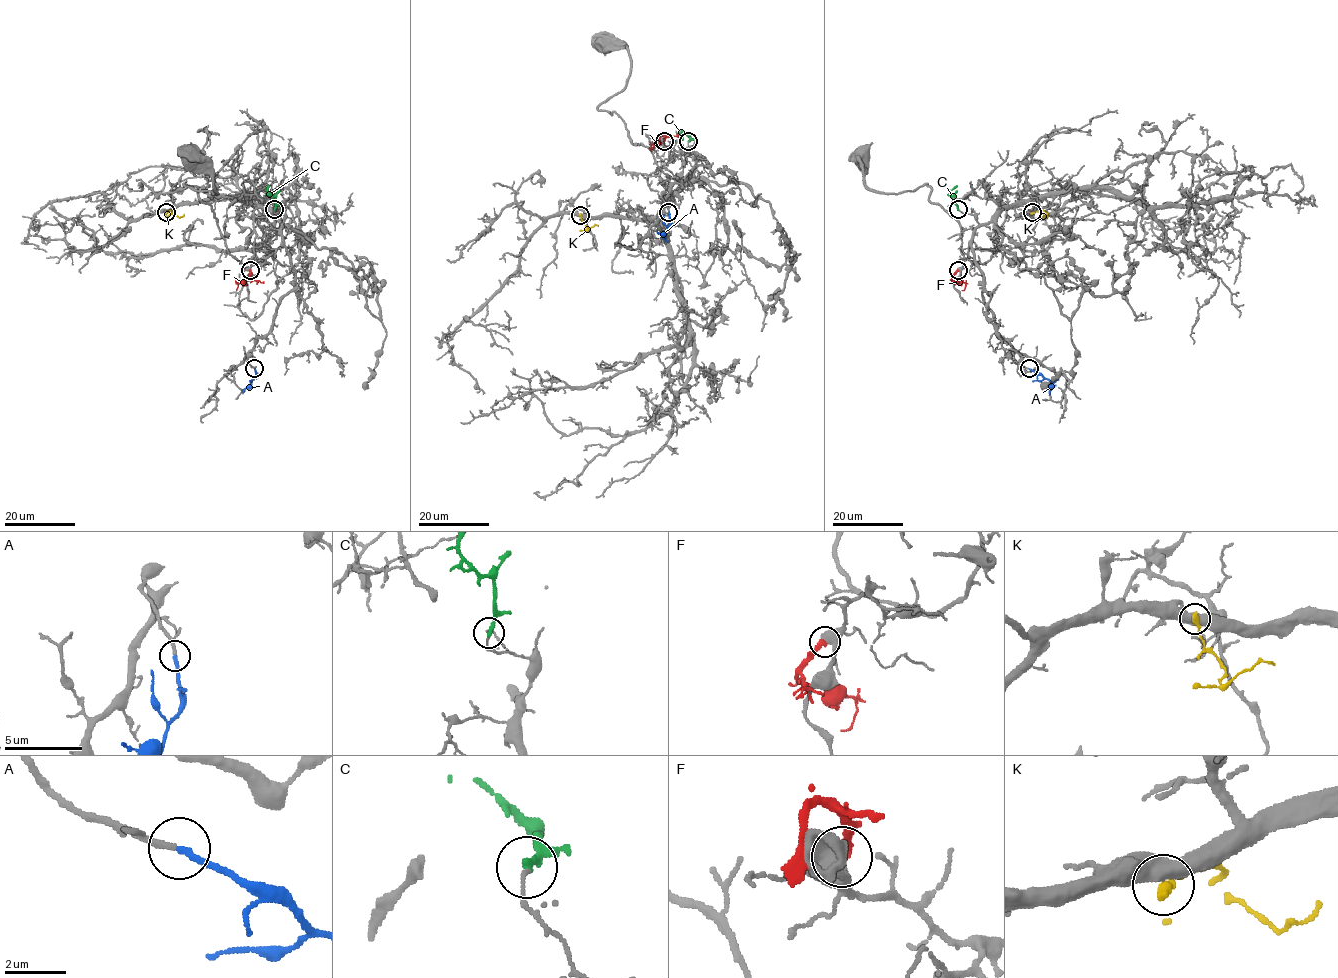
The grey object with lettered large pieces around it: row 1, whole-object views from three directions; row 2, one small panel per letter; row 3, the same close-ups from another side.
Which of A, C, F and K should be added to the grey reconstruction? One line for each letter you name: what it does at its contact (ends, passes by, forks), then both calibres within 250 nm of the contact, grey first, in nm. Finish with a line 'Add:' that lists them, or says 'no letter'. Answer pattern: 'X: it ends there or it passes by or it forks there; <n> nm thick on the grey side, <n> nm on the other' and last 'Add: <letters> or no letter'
A: it ends there; 220 nm thick on the grey side, 240 nm on the other
Add: A

